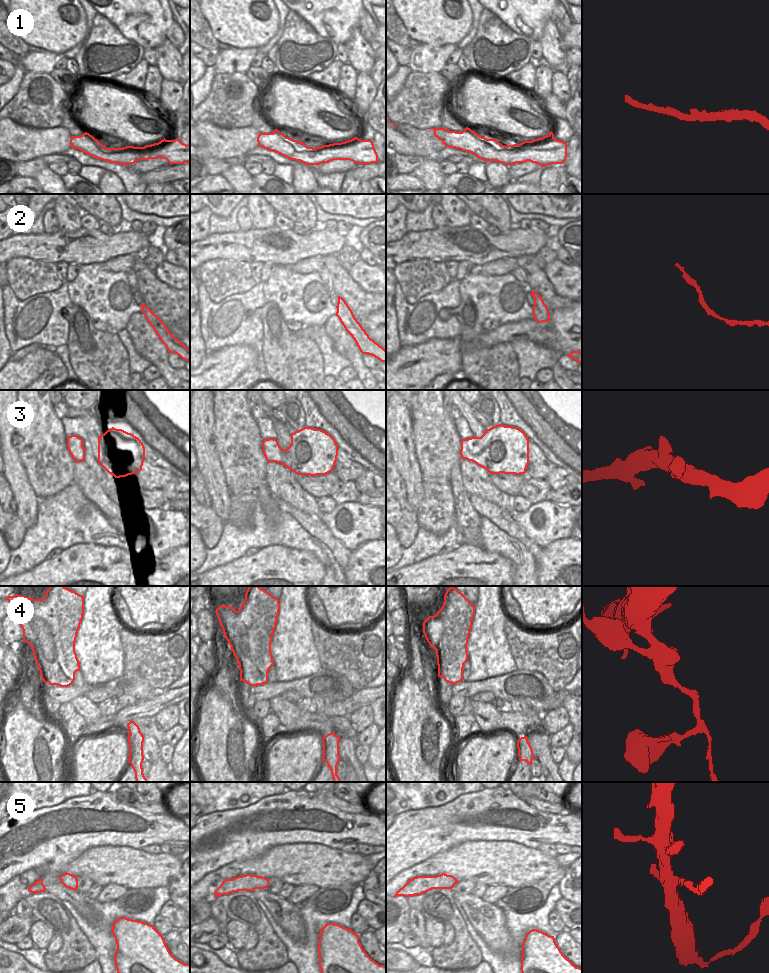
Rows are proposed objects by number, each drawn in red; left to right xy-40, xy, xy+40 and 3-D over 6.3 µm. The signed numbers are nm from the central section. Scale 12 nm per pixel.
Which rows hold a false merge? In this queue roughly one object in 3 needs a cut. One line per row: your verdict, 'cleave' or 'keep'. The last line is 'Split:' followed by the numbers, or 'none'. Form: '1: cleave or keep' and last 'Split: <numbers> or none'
1: keep
2: keep
3: keep
4: cleave
5: keep
Split: 4

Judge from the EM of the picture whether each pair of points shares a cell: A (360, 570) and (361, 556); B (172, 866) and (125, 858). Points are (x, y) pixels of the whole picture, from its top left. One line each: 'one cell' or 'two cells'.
A: one cell
B: one cell

